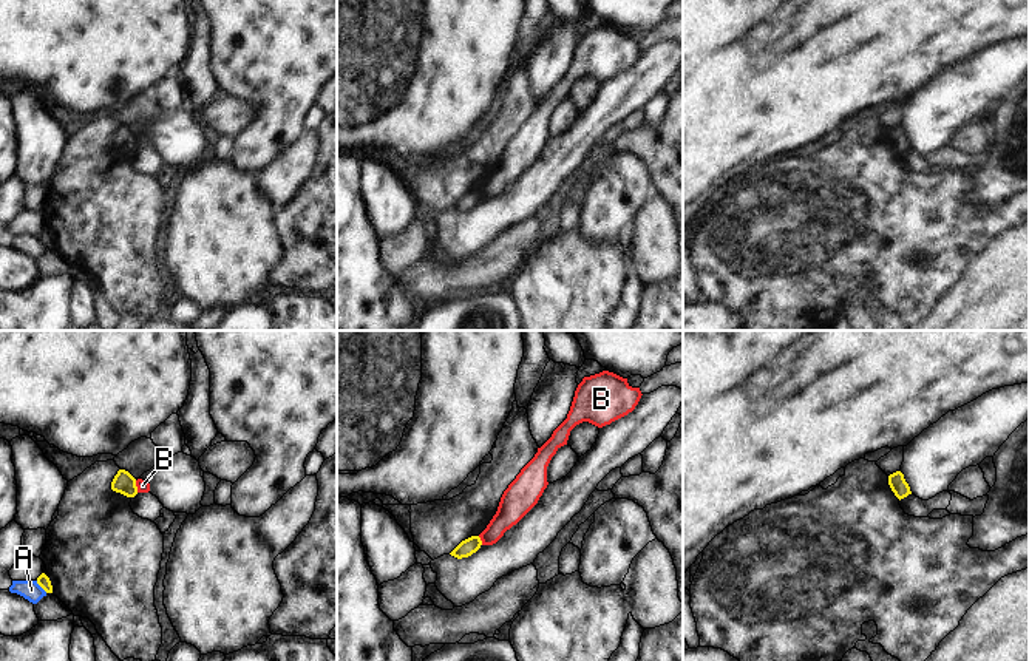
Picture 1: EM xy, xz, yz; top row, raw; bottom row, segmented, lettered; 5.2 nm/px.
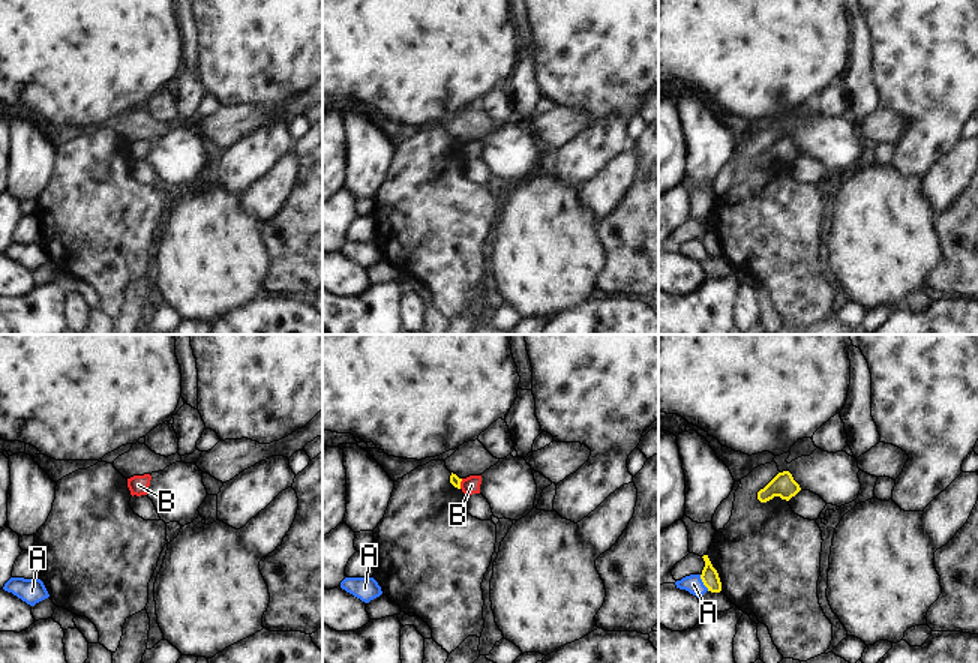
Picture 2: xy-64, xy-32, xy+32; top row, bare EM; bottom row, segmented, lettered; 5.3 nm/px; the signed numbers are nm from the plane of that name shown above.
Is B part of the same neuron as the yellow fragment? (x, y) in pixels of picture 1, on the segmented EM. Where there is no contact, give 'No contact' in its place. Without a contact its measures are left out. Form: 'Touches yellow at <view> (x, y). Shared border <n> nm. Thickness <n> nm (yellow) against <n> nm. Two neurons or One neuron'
Touches yellow at xy (136, 487). Shared border 70 nm. Thickness 110 nm (yellow) against 60 nm. Two neurons.

